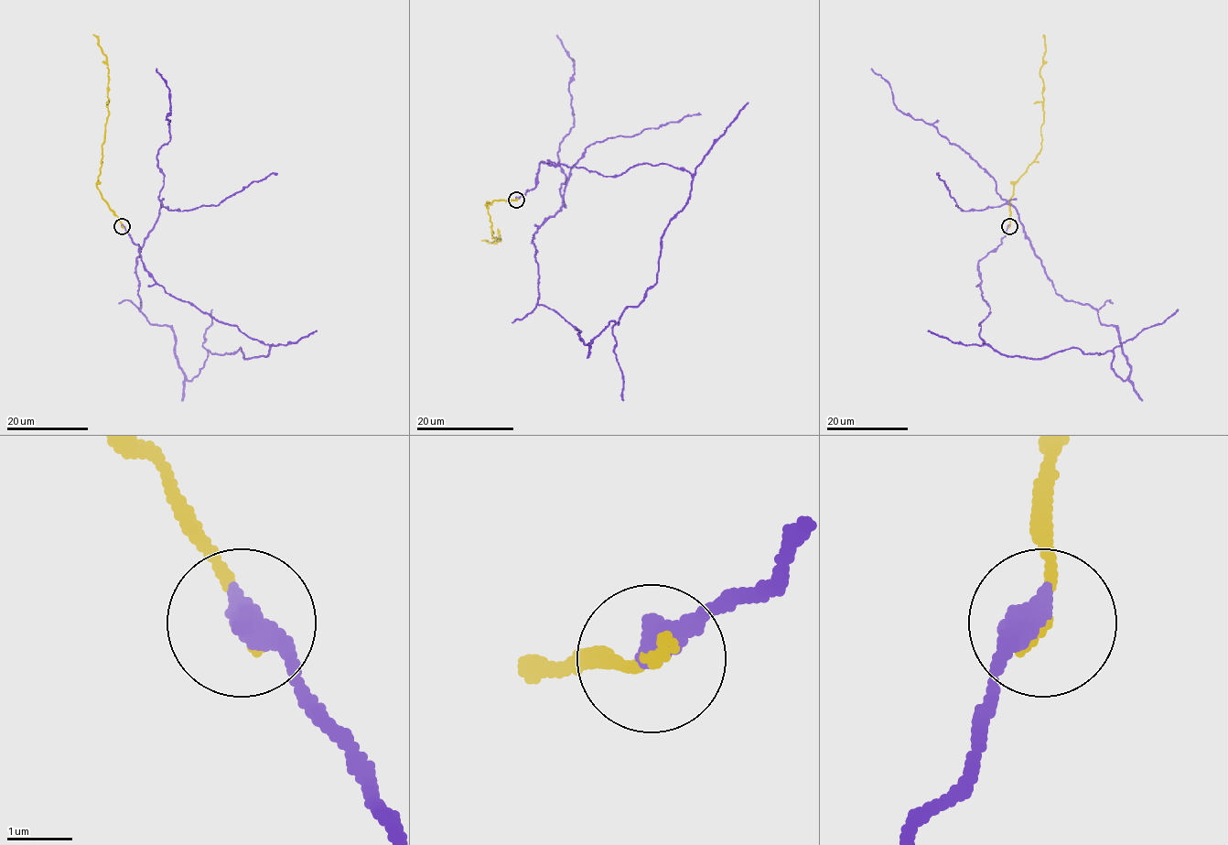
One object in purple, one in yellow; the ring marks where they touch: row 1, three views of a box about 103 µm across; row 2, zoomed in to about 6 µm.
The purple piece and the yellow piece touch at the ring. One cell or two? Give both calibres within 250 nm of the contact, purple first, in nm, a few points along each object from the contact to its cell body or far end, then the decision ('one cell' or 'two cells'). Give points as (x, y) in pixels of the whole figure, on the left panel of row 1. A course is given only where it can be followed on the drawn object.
480 nm thick on the purple side, 130 nm on the other; purple runs (122, 226), (166, 292), (266, 356), (208, 352), (188, 380), (173, 330), (141, 311), (170, 140), (156, 69); yellow runs (122, 226), (96, 186), (109, 113), (107, 57), (99, 39), (92, 35); one cell

